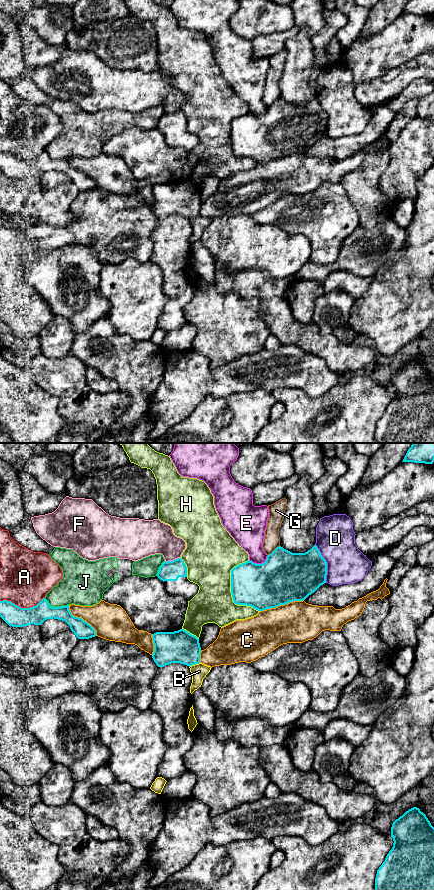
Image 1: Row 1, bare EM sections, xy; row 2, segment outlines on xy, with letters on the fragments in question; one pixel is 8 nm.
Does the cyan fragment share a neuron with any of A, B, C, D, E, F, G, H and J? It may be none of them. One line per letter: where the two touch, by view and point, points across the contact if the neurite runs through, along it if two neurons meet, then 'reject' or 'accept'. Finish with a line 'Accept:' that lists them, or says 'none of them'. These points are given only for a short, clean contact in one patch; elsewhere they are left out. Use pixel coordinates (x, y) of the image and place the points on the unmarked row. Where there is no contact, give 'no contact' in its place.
A: xy (22, 160) | reject
B: xy (194, 216) | across xy (180, 198), (191, 209), (194, 216), (199, 223) | accept
C: xy (281, 156) | reject
D: xy (326, 115) | reject
E: xy (259, 116) | reject
F: xy (173, 112) | reject
G: xy (274, 102) | reject
H: xy (231, 142) | reject
J: xy (56, 159) | reject
Accept: B

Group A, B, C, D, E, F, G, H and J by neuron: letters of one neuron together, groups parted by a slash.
A / B / C / D / E / F / G / H / J

